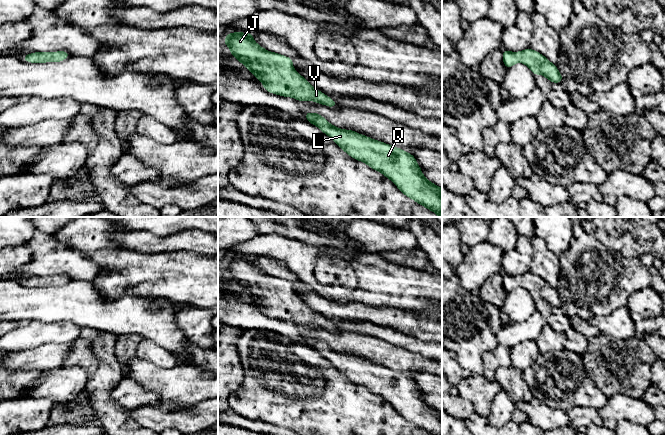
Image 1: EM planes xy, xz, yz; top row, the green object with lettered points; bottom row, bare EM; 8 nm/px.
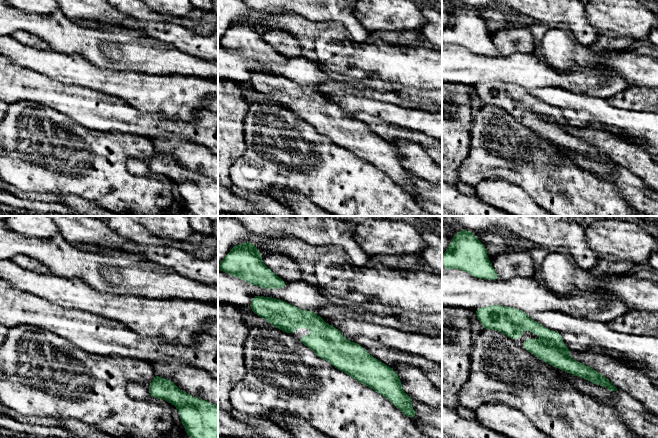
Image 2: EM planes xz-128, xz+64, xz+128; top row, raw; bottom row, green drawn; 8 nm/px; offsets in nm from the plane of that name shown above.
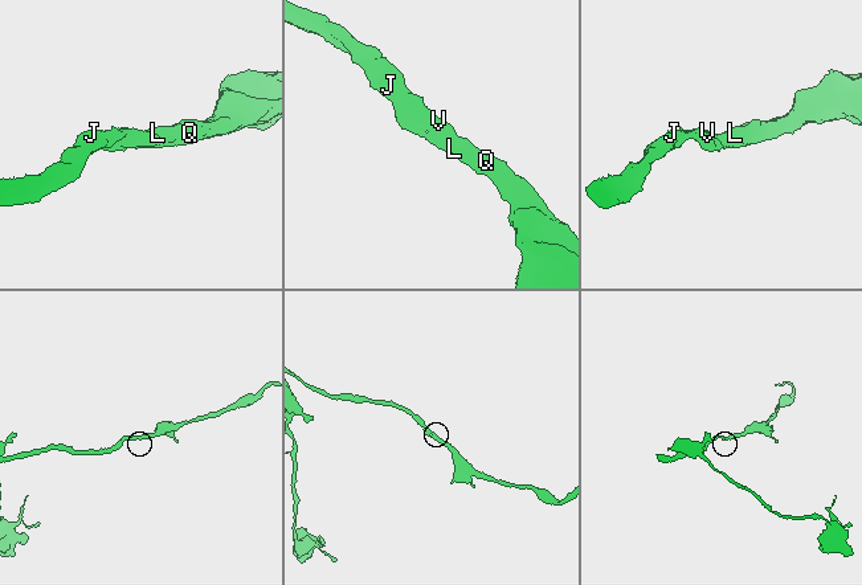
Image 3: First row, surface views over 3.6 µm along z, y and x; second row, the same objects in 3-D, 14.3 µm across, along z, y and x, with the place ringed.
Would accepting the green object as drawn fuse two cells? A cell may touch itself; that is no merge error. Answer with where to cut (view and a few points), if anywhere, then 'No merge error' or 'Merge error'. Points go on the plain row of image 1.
No split. No merge error

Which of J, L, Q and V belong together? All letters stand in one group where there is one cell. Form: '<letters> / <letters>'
J L Q V

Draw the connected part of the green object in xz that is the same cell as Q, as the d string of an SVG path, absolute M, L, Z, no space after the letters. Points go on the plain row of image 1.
M305 335L306 345L317 350L347 379L366 387L390 403L408 422L430 435L442 435L442 412L427 404L415 381L400 372L353 354L333 350L319 337Z

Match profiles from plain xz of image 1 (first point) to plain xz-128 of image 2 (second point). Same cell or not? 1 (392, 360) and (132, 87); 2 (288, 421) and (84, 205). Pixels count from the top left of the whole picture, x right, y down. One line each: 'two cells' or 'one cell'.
1: two cells
2: two cells

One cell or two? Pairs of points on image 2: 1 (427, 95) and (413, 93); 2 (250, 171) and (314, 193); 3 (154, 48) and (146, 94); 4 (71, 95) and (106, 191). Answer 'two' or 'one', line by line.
1: one
2: one
3: two
4: two

